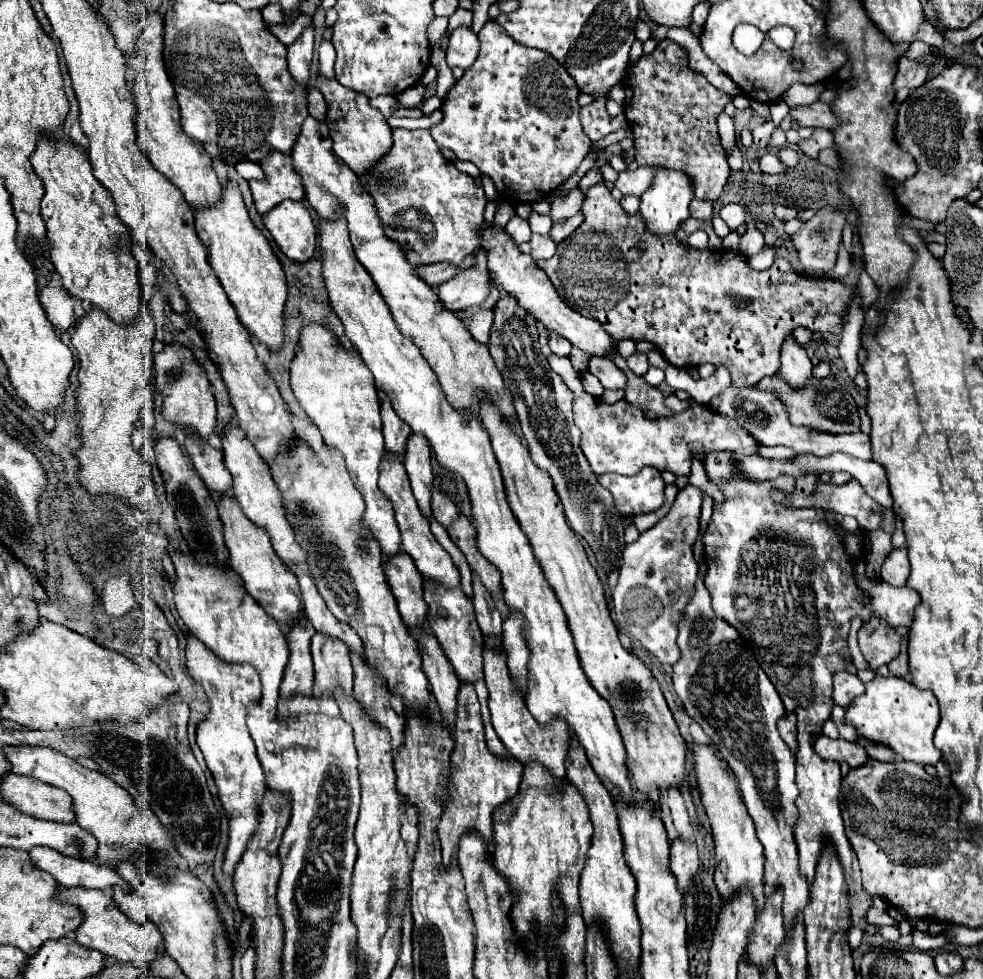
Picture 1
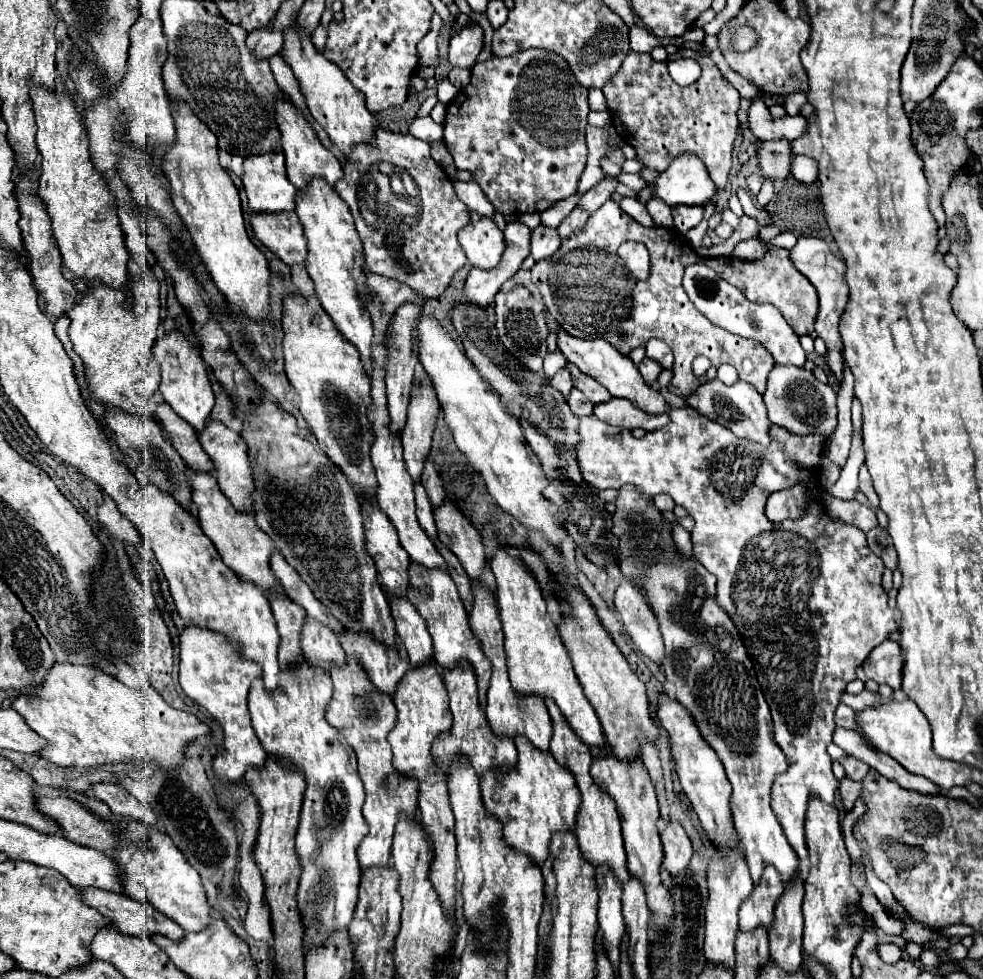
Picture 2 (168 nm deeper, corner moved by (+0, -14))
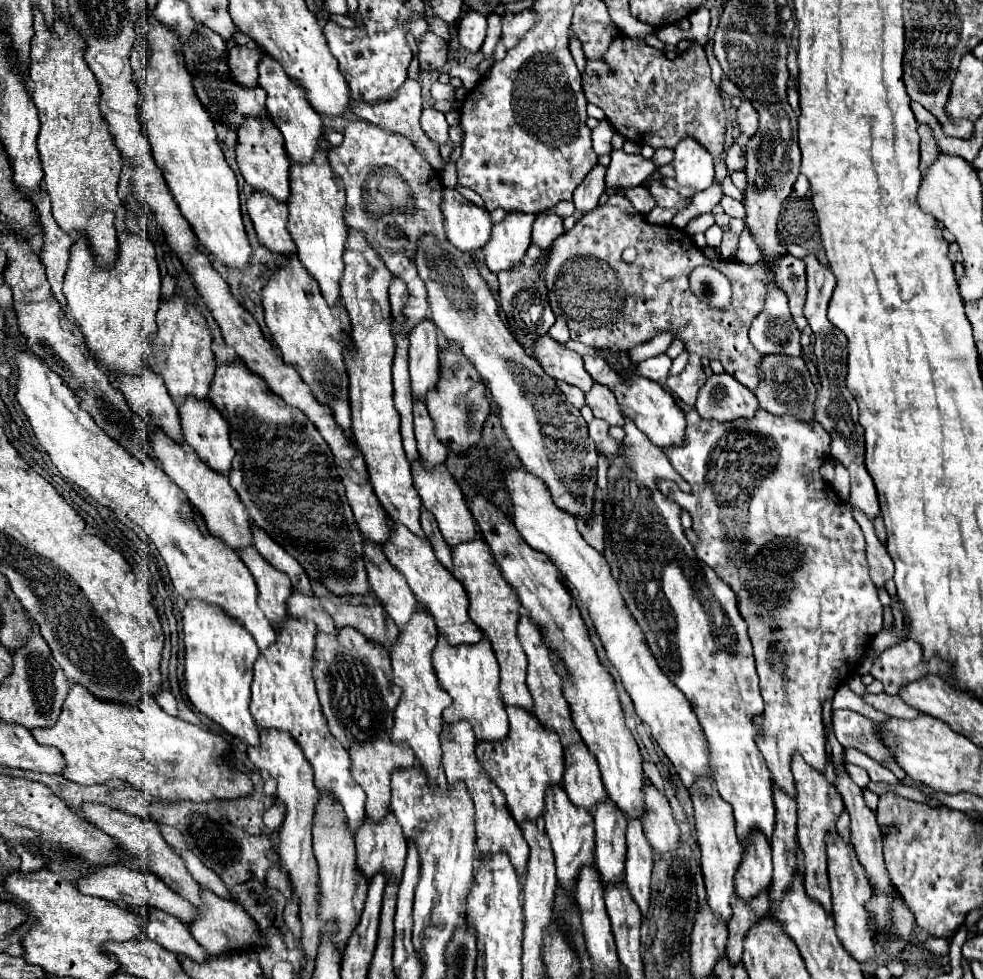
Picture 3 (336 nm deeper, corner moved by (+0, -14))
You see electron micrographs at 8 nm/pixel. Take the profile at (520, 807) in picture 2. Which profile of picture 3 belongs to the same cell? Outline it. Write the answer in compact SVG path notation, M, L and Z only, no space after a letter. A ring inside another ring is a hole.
M513 706L505 710L511 724L507 742L499 742L499 746L483 746L483 742L477 742L477 758L483 770L489 774L491 782L505 794L507 808L521 826L527 820L537 822L545 810L547 790L551 786L563 784L563 744L555 732L543 730L539 720L531 718L531 714L523 714L523 710L515 710Z

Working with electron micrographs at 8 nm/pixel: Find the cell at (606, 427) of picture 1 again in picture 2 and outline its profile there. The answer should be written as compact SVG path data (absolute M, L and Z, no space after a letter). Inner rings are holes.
M691 406L671 409L671 422L667 426L663 426L663 428L659 428L655 432L649 432L649 434L645 434L639 440L633 438L631 430L627 430L627 428L619 428L619 436L615 436L617 428L605 424L605 422L599 420L594 414L591 415L591 419L579 419L579 434L581 434L581 442L577 446L577 460L579 460L579 468L581 468L581 474L583 474L583 480L587 484L591 484L591 486L595 486L599 490L621 488L623 484L635 484L637 488L641 488L649 496L669 494L675 500L675 504L683 506L689 512L689 516L693 518L693 522L695 522L695 528L691 532L693 556L711 574L717 576L717 600L729 612L729 616L733 618L733 622L735 622L735 626L737 626L737 630L739 630L739 634L743 638L743 644L747 646L747 654L753 660L753 666L755 666L761 690L763 690L765 700L767 700L767 704L771 708L775 742L783 750L783 754L787 758L787 764L789 764L787 772L779 774L775 778L775 782L773 782L773 788L771 788L771 808L777 814L777 820L781 822L791 848L797 852L799 860L805 862L807 860L807 846L805 846L805 836L803 836L803 818L805 818L809 796L815 792L815 794L821 796L821 800L833 804L833 798L835 798L835 792L837 792L837 786L839 786L839 780L835 780L835 776L831 772L831 756L827 754L827 744L831 742L831 736L833 736L833 730L835 730L833 716L835 716L835 708L839 704L839 698L841 698L841 694L845 690L845 684L851 682L851 680L855 680L855 668L861 662L865 662L865 658L869 656L869 652L875 646L879 646L887 638L887 634L899 630L899 624L901 624L901 612L897 608L889 608L887 606L887 592L881 588L881 574L883 574L885 566L883 566L881 558L875 556L869 550L863 530L859 530L855 526L847 526L845 522L839 522L835 518L827 518L827 514L823 514L823 506L821 506L823 486L819 482L819 458L825 454L825 440L827 438L823 438L821 434L797 436L797 434L791 434L789 430L783 430L783 428L779 428L779 426L773 424L771 426L771 446L769 448L761 448L755 442L747 442L743 438L735 438L735 434L731 434L731 430L727 430L725 426L719 426L717 422L711 422L709 418L703 418ZM795 484L803 484L805 490L807 490L807 494L805 494L807 500L809 500L807 514L803 518L799 518L799 520L769 522L767 516L765 516L767 498L773 492L779 492L779 490L785 490L785 488L793 488Z

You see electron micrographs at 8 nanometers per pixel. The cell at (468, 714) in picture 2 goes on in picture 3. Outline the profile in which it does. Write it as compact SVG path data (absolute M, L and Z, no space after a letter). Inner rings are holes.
M483 636L479 646L447 646L447 642L439 638L437 650L433 654L433 666L441 686L453 698L453 706L443 712L443 720L467 720L473 726L477 740L503 742L509 736L509 718L503 702L499 702L499 666L487 638Z

